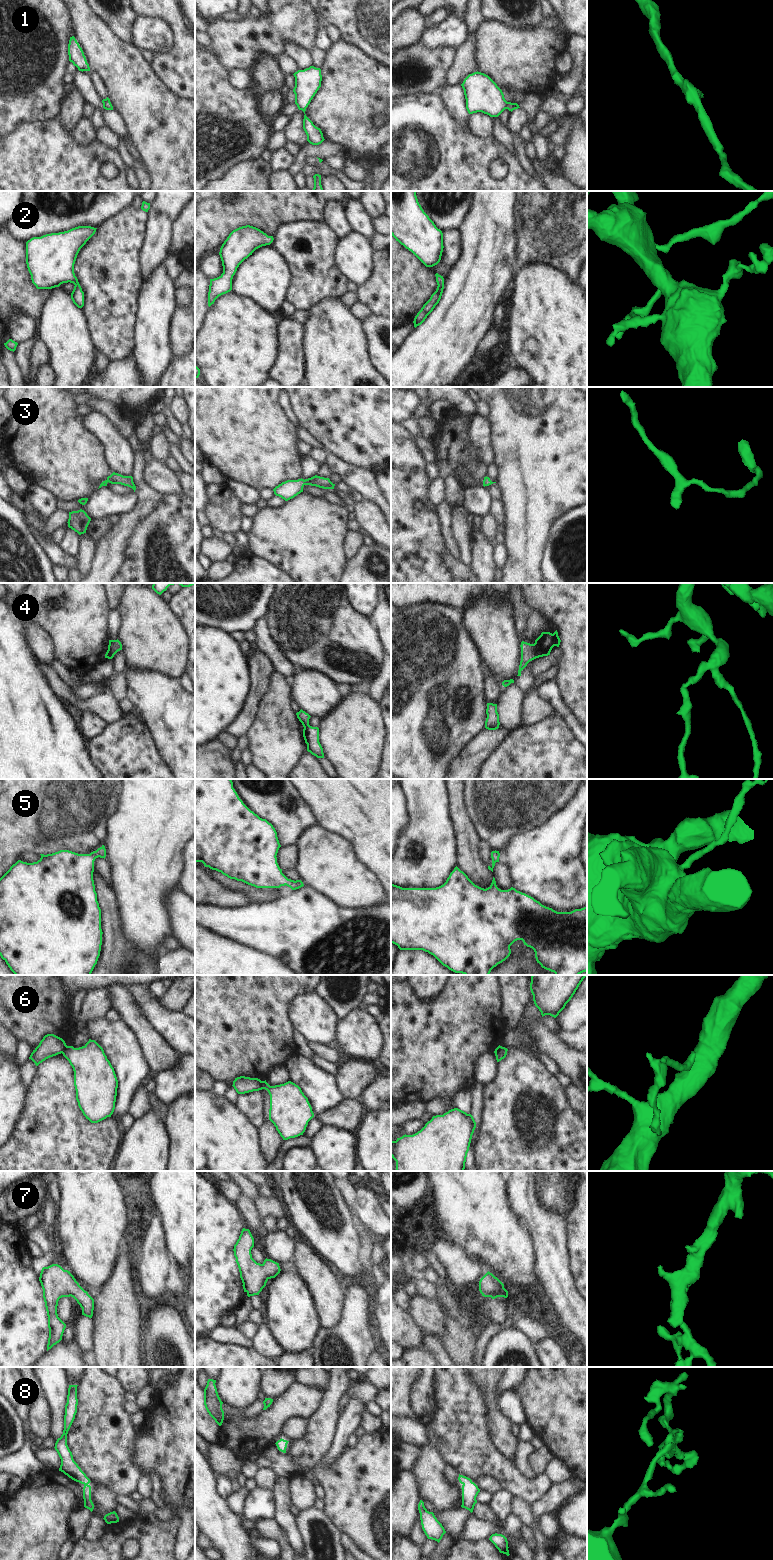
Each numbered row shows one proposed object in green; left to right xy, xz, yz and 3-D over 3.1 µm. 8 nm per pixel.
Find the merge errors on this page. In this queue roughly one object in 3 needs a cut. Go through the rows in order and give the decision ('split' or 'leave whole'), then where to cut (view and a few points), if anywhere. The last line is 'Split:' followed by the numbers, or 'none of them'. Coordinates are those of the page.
1: leave whole | no cut
2: leave whole | no cut
3: leave whole | no cut
4: split | yz (533, 644), (537, 657)
5: leave whole | no cut
6: split | xz (261, 1081), (262, 1088)
7: leave whole | no cut
8: leave whole | no cut
Split: 4, 6

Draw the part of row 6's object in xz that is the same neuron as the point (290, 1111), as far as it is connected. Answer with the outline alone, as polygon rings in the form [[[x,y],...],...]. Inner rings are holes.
[[[265,1080],[262,1089],[270,1095],[269,1120],[283,1140],[303,1135],[314,1113],[301,1088],[291,1081],[270,1086]]]

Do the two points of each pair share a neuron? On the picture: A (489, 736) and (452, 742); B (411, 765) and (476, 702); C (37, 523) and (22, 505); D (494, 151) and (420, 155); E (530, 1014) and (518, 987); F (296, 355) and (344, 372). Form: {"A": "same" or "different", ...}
{"A": "different", "B": "same", "C": "same", "D": "same", "E": "different", "F": "different"}

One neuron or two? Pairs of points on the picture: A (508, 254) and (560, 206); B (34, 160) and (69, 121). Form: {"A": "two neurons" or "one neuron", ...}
{"A": "two neurons", "B": "two neurons"}

